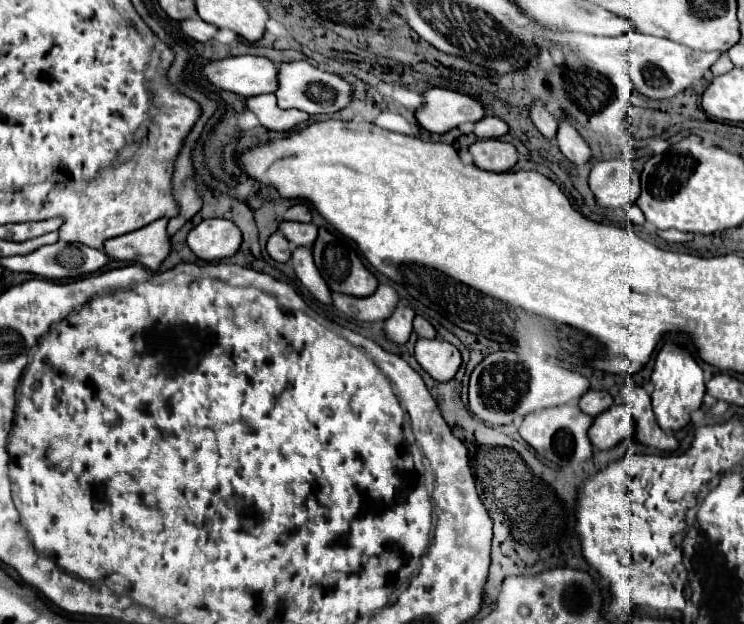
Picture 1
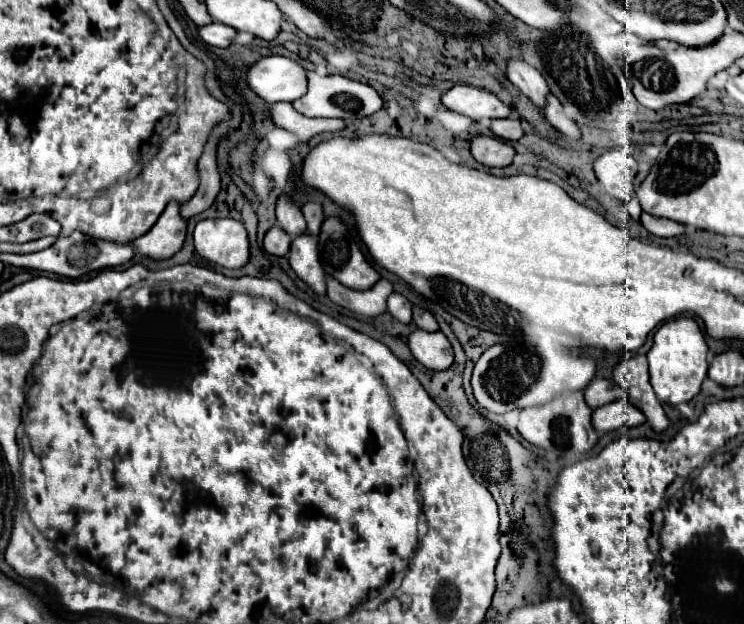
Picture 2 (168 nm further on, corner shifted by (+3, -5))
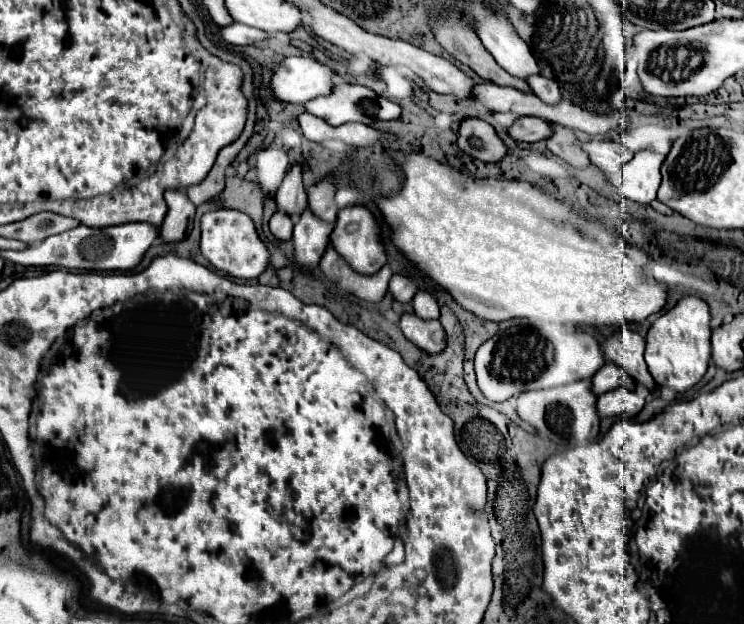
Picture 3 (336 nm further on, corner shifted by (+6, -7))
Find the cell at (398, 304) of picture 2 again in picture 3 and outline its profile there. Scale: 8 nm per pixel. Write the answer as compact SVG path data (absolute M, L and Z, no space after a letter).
M393 275L393 279L389 281L389 293L391 293L393 299L399 301L399 303L411 303L413 295L417 293L417 287L411 283L409 277Z

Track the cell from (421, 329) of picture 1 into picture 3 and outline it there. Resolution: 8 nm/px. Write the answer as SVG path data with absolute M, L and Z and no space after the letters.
M419 291L413 301L413 311L417 317L421 319L439 319L439 307L437 307L437 301L433 299L433 295L429 295L427 291Z

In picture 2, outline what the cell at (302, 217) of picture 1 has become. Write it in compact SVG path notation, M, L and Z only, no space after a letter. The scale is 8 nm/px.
M306 203L302 207L302 213L304 213L306 223L308 223L308 233L318 235L320 233L320 227L322 227L322 221L324 221L322 205L320 203Z

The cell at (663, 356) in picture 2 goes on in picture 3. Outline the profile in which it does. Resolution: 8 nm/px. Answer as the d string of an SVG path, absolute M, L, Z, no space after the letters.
M685 297L675 305L671 311L663 313L647 333L645 345L645 361L653 381L659 387L671 387L679 393L691 389L707 371L709 357L711 357L711 343L709 343L709 307L705 301L697 297Z

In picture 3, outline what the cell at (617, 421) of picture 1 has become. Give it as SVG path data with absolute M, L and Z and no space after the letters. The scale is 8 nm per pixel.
M617 387L615 391L597 397L597 411L601 417L635 417L643 409L643 403L645 399L639 393L629 391L627 387Z

